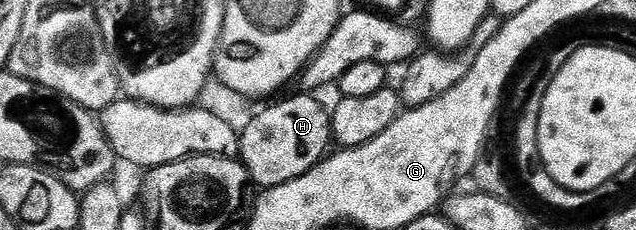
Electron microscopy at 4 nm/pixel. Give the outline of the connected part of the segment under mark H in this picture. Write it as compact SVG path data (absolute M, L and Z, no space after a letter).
M299 92L296 98L287 98L284 102L279 102L276 106L261 111L247 127L242 127L239 136L239 158L256 187L280 186L309 172L309 168L323 161L329 150L327 145L332 145L333 142L331 116L328 107L323 107L315 98L318 97L307 92Z

